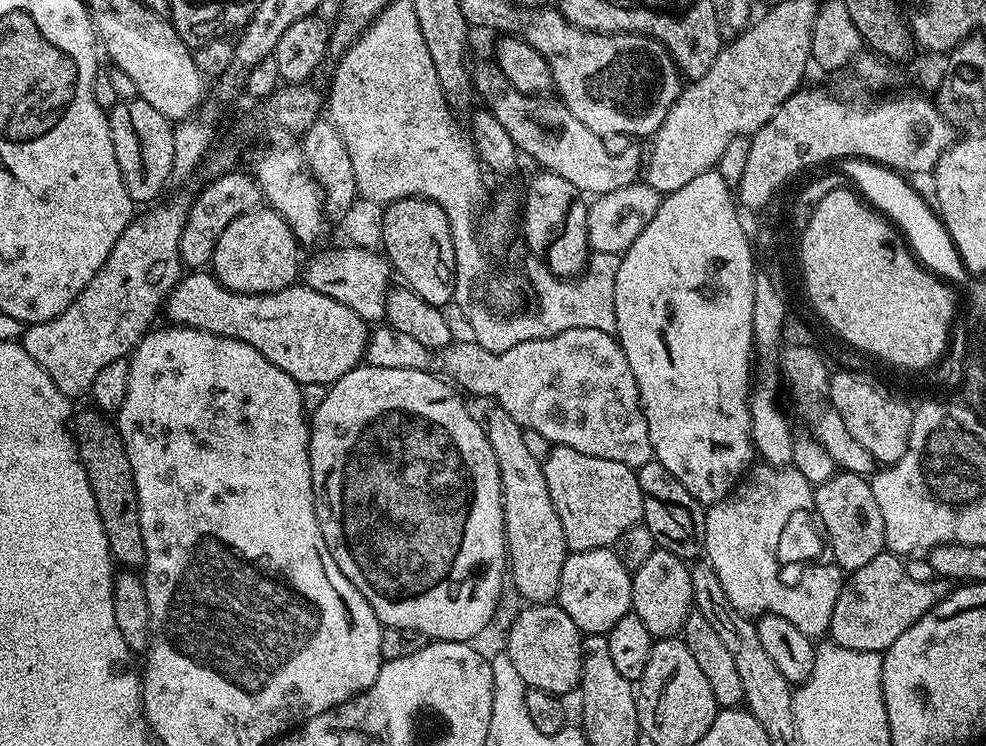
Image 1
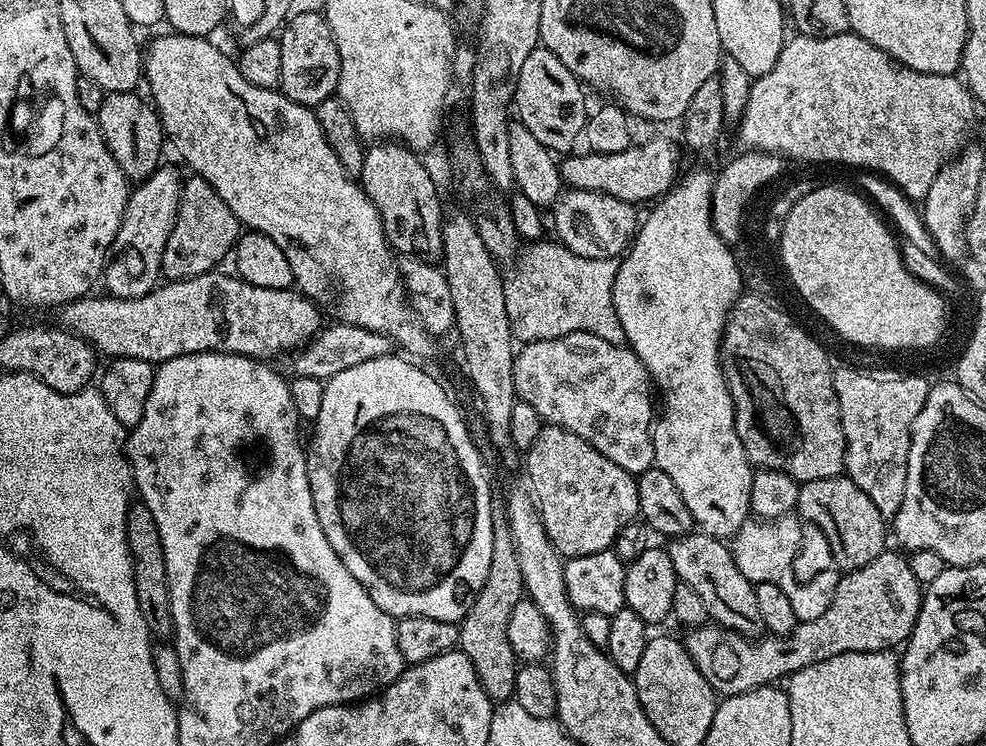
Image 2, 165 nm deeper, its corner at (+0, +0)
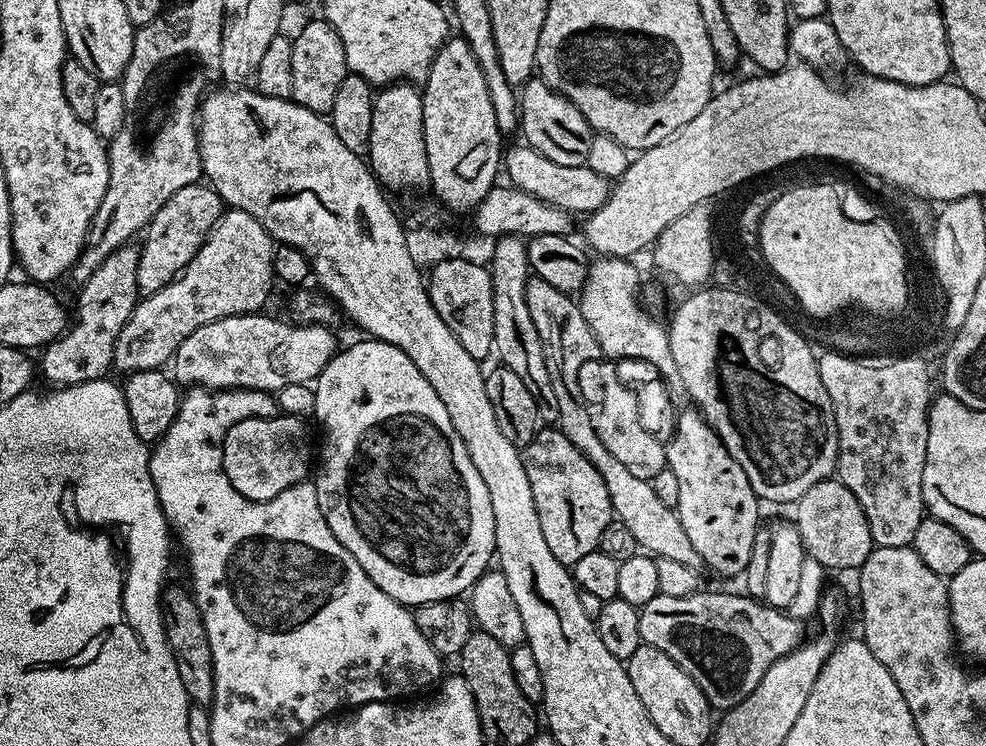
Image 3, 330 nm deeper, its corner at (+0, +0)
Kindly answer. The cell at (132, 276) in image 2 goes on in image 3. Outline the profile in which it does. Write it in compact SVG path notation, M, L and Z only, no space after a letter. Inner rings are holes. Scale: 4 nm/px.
M135 243L123 244L116 248L90 274L90 278L83 281L80 297L76 300L76 316L69 323L67 329L53 344L43 349L44 357L38 360L38 372L45 376L52 383L52 386L63 386L66 384L81 384L91 380L105 379L113 371L112 359L114 358L114 346L118 342L118 334L122 334L122 326L130 318L130 314L138 303L138 258L140 257L139 247Z

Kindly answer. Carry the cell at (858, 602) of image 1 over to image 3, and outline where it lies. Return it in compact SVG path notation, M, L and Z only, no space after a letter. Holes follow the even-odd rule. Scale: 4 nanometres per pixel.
M701 590L686 598L666 598L655 596L640 607L638 630L643 643L654 646L654 650L662 650L666 658L674 658L694 682L698 682L698 690L706 694L709 704L716 710L727 710L738 706L758 682L762 682L762 674L774 666L780 658L795 651L806 639L805 621L796 620L787 611L771 608L747 594L735 596L732 592L707 592Z

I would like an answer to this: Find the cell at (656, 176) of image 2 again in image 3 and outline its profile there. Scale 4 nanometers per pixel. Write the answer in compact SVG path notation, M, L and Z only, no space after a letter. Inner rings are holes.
M527 146L507 149L502 160L502 168L510 179L511 187L521 188L526 194L540 198L542 202L558 206L563 212L577 214L591 214L597 212L606 202L610 191L610 182L602 178L602 174L594 174L587 164L582 166L561 166L559 162L550 162L542 154Z

